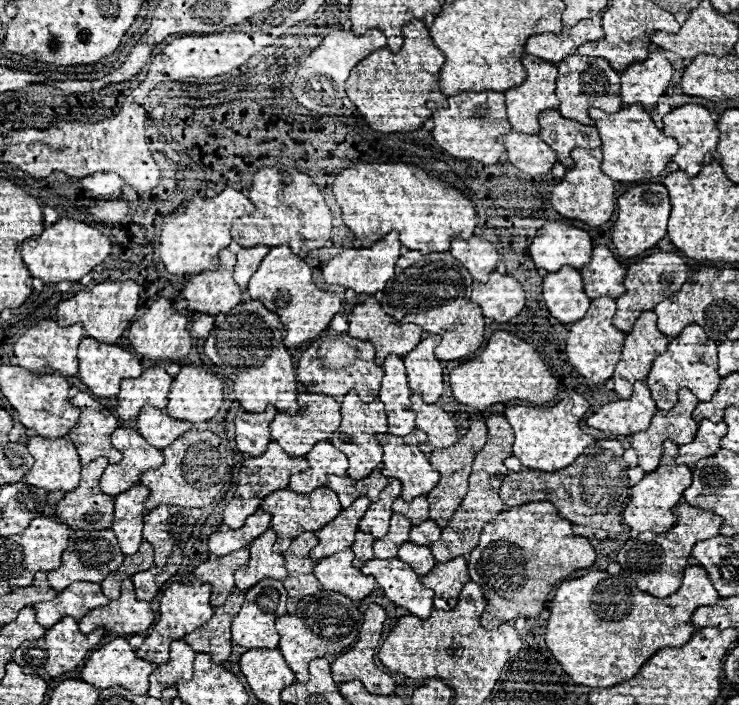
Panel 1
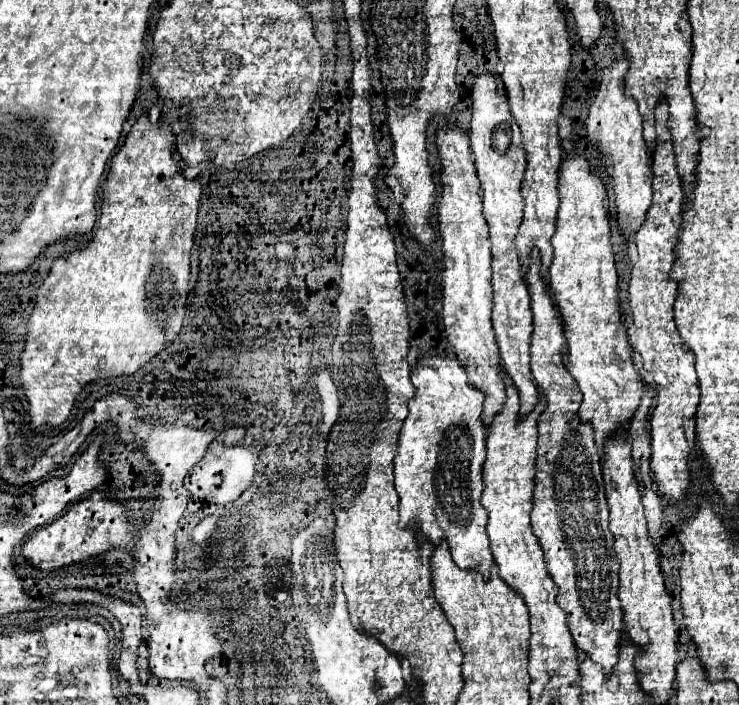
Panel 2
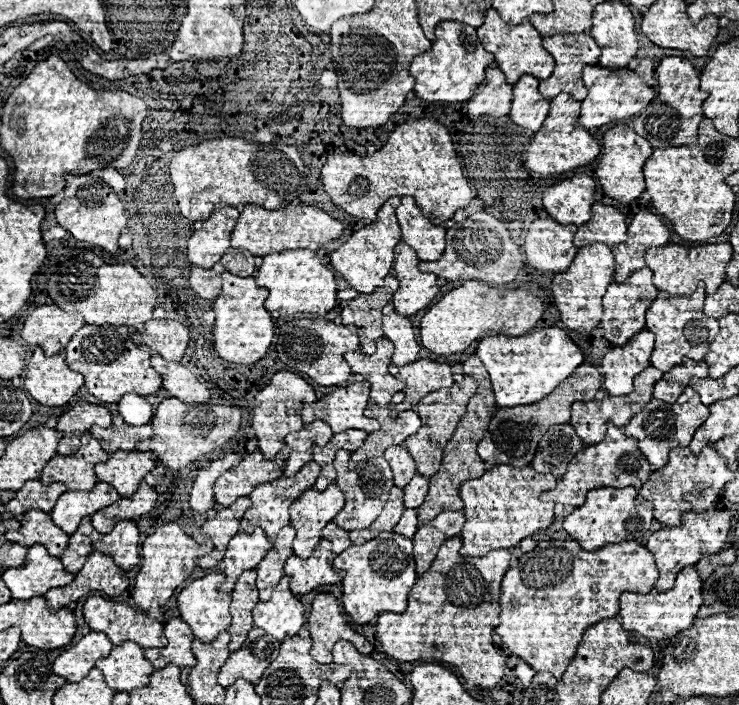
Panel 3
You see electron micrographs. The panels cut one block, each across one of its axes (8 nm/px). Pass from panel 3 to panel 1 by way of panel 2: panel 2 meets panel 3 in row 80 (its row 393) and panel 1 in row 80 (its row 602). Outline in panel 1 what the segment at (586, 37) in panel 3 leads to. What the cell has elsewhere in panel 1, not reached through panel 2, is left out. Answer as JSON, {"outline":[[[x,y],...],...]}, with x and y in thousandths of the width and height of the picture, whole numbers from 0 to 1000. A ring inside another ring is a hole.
{"outline":[[[774,77],[769,85],[760,85],[755,91],[755,125],[752,136],[758,142],[755,159],[769,167],[779,170],[793,179],[804,179],[801,167],[796,165],[798,153],[812,153],[817,159],[836,159],[842,153],[839,145],[839,105],[828,99],[823,85],[817,82],[798,82],[798,79],[782,79]]]}

